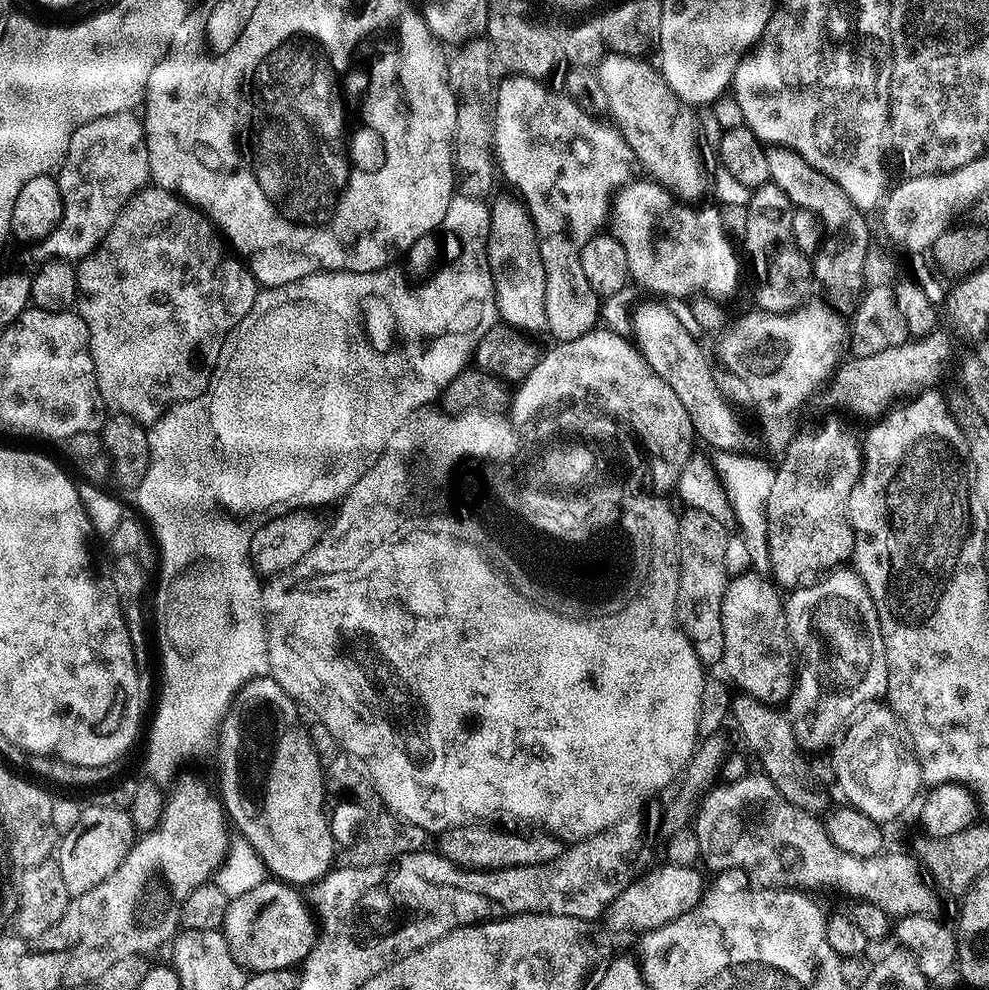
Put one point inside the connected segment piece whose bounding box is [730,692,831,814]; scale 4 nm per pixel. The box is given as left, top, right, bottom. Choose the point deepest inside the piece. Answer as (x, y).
(767, 732)

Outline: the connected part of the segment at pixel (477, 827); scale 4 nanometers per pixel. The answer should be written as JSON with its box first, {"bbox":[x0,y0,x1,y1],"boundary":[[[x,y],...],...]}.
{"bbox":[438,822,565,872],"boundary":[[[477,822],[448,828],[439,833],[438,851],[451,864],[466,868],[469,872],[493,872],[518,866],[542,866],[554,862],[564,853],[565,841],[543,830],[515,832],[512,828],[495,828],[492,822]]]}

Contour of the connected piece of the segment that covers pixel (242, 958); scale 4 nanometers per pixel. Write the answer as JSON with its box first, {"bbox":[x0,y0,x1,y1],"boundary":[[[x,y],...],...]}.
{"bbox":[222,878,318,973],"boundary":[[[265,878],[262,886],[254,886],[254,890],[250,890],[247,894],[231,897],[222,931],[241,968],[258,973],[277,972],[283,968],[295,969],[297,966],[303,965],[304,959],[318,943],[318,931],[316,932],[317,921],[306,903],[305,897],[303,900],[296,892],[299,891],[293,885],[285,884],[283,880]]]}

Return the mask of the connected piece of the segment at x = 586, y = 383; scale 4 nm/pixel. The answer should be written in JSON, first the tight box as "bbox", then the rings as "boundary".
{"bbox":[510,331,694,493],"boundary":[[[600,331],[587,332],[582,338],[574,338],[565,344],[557,343],[552,346],[556,348],[537,359],[534,370],[530,370],[528,377],[511,393],[510,405],[515,409],[515,420],[528,420],[537,409],[563,397],[581,397],[587,392],[600,395],[607,408],[636,425],[649,448],[656,453],[659,463],[650,469],[651,491],[671,493],[677,487],[683,467],[694,455],[694,433],[686,406],[678,402],[678,394],[652,372],[647,359],[631,343],[628,345],[612,332]]]}

